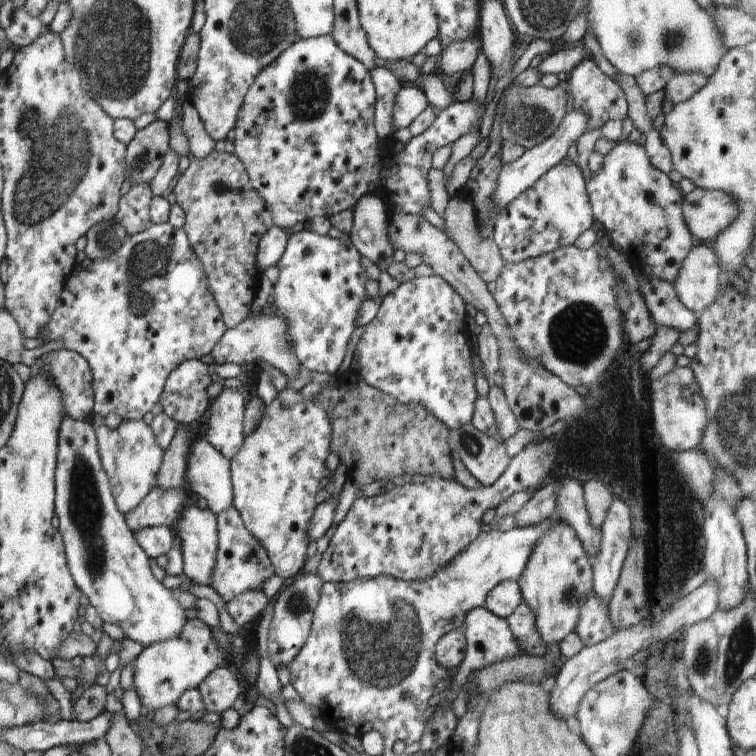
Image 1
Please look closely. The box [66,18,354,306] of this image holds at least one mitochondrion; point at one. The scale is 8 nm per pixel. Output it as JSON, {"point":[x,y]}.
{"point":[308,93]}

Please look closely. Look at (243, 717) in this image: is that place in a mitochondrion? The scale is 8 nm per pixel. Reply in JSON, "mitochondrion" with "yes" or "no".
{"mitochondrion":"no"}

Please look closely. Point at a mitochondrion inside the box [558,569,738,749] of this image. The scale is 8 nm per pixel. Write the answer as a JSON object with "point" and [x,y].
{"point":[700,661]}

